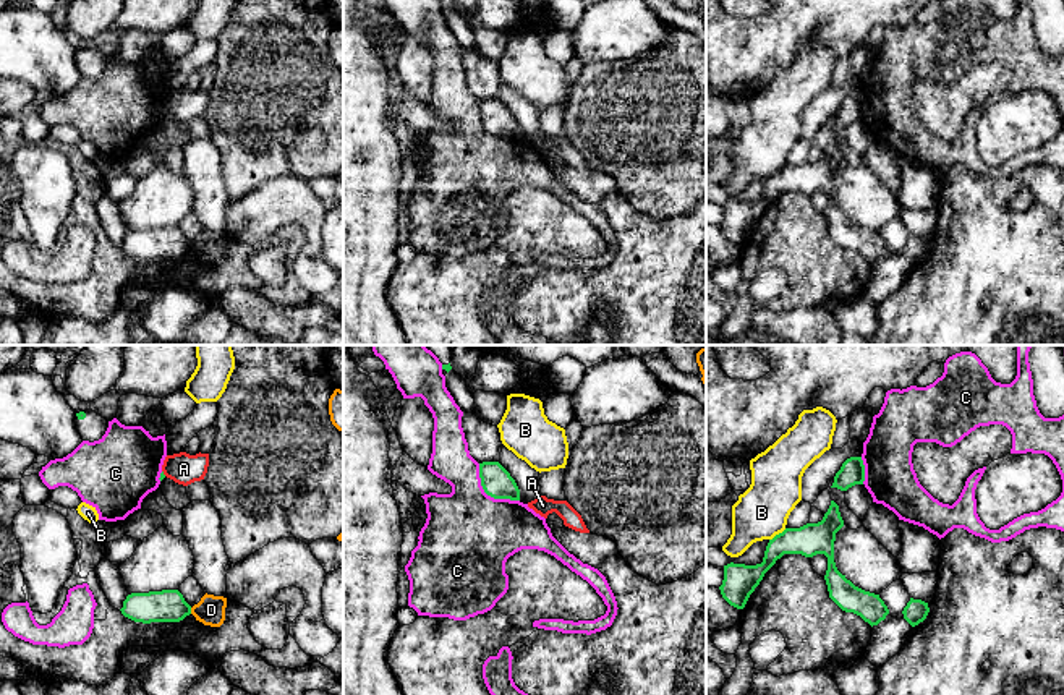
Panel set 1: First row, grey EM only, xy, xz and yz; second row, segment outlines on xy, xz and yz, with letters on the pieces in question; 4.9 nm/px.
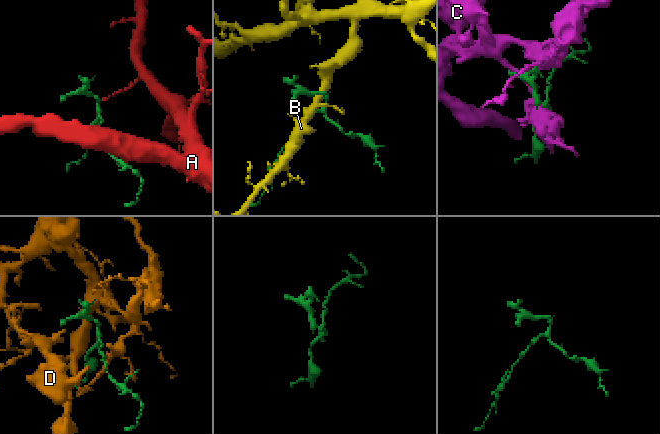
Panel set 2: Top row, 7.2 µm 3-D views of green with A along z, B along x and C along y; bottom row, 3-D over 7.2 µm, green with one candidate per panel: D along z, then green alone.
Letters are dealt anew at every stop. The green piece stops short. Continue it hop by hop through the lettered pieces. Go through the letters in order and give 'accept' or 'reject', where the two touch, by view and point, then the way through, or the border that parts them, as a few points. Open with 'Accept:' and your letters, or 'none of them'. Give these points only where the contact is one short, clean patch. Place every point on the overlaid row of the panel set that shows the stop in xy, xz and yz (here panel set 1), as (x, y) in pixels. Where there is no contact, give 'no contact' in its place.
Accept: none of them
A: reject; meets green in xy at (162, 473); border along xy (162, 470), (165, 475)
B: reject; meets green in yz at (779, 533)
C: reject; meets green in xz at (488, 494)
D: reject; meets green in xy at (190, 611); border along xy (190, 608), (191, 613)

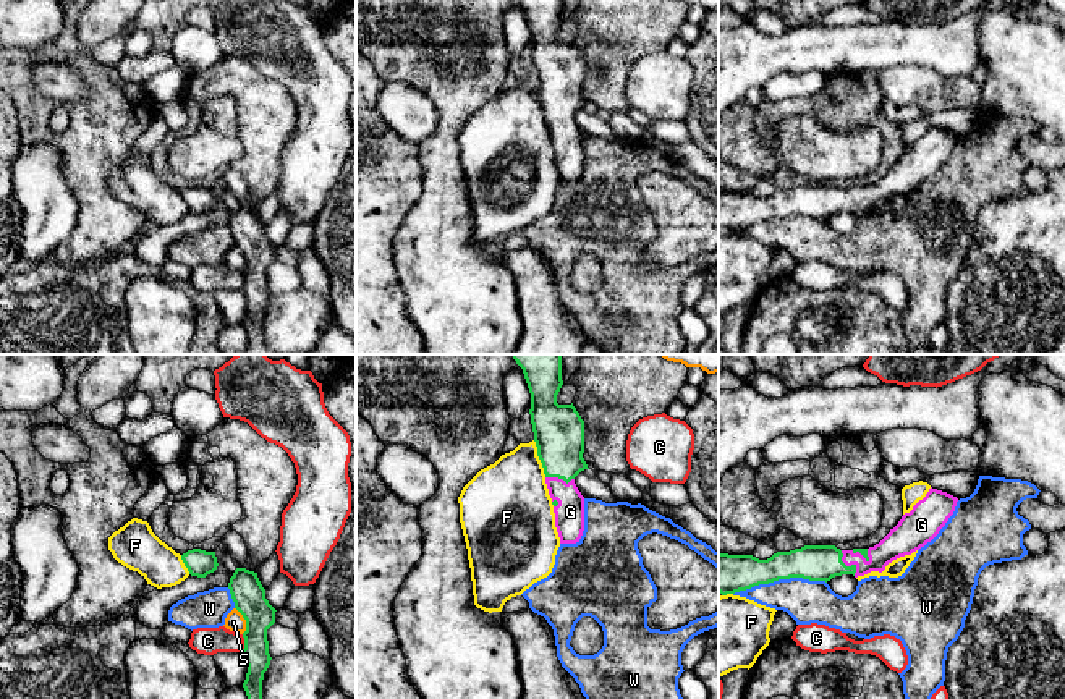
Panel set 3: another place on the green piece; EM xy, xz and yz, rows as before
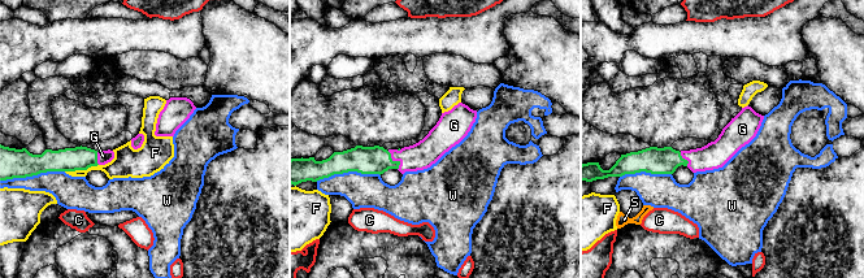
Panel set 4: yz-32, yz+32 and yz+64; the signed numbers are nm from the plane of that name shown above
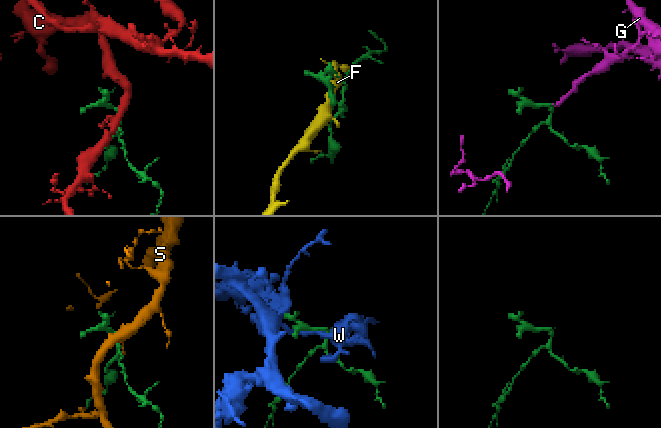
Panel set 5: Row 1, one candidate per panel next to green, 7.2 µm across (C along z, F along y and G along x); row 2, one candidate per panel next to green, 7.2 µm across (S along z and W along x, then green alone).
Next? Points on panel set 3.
Accept: G
C: reject; meets green in xy at (245, 644)
F: reject; meets green in xz at (539, 458)
G: accept; meets green in yz at (848, 567); runs through yz (811, 562), (848, 567), (894, 546)
S: reject; meets green in xy at (245, 618); border along xy (235, 607), (245, 620), (243, 633)
W: reject; meets green in yz at (779, 578)

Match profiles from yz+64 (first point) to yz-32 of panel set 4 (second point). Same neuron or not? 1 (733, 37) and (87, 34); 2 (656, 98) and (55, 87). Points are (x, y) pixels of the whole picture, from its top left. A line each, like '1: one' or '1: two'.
1: one
2: two

